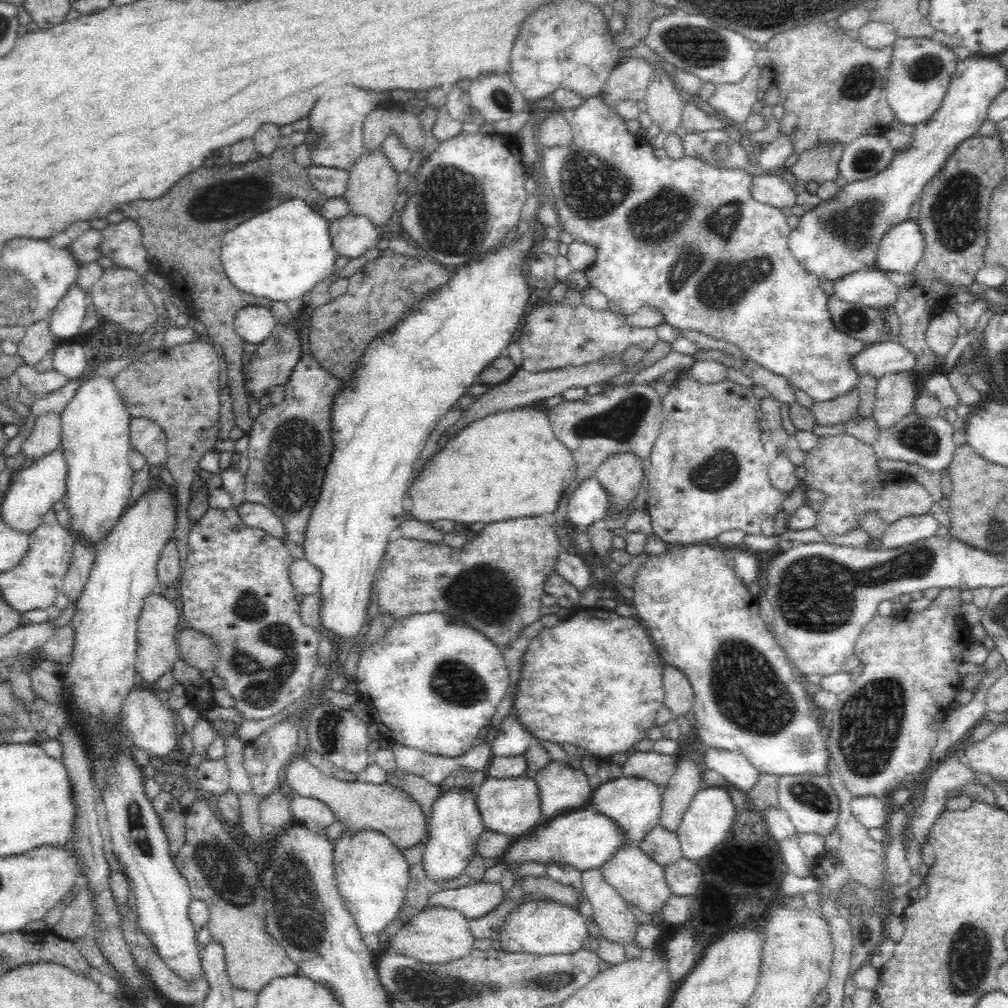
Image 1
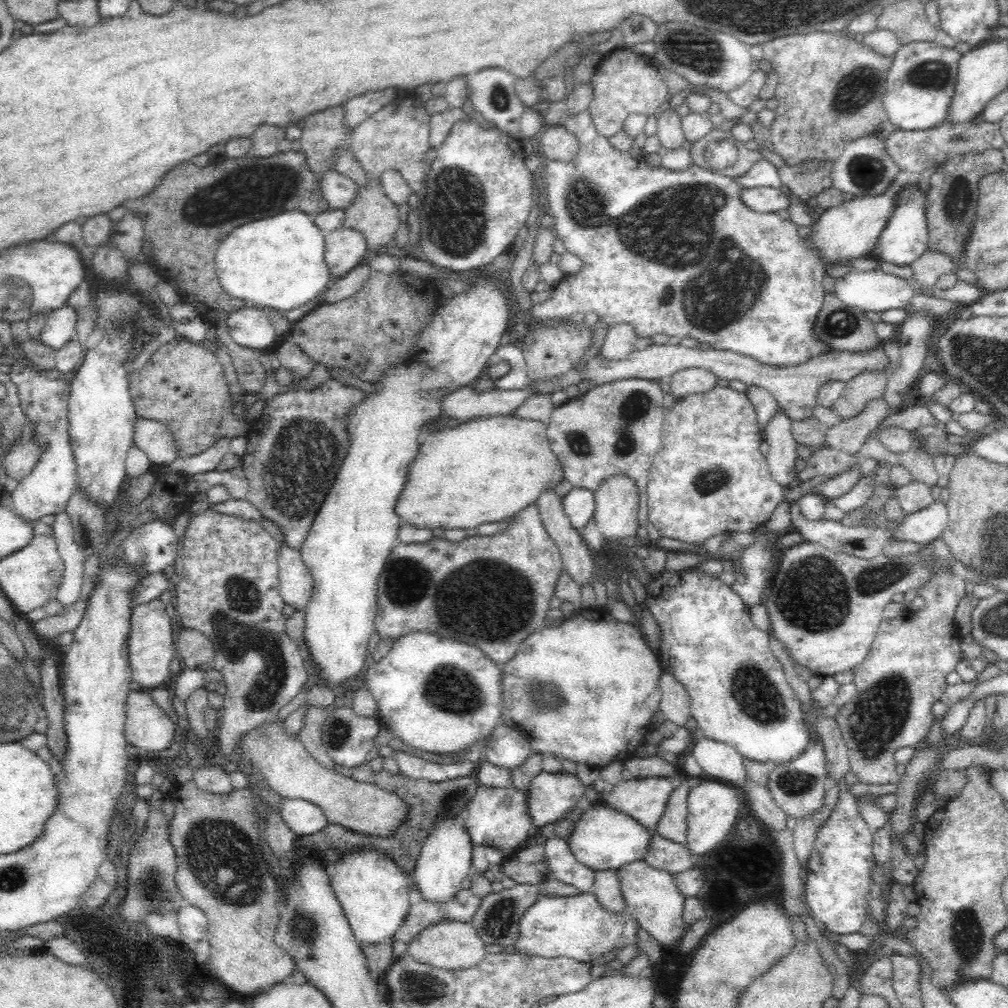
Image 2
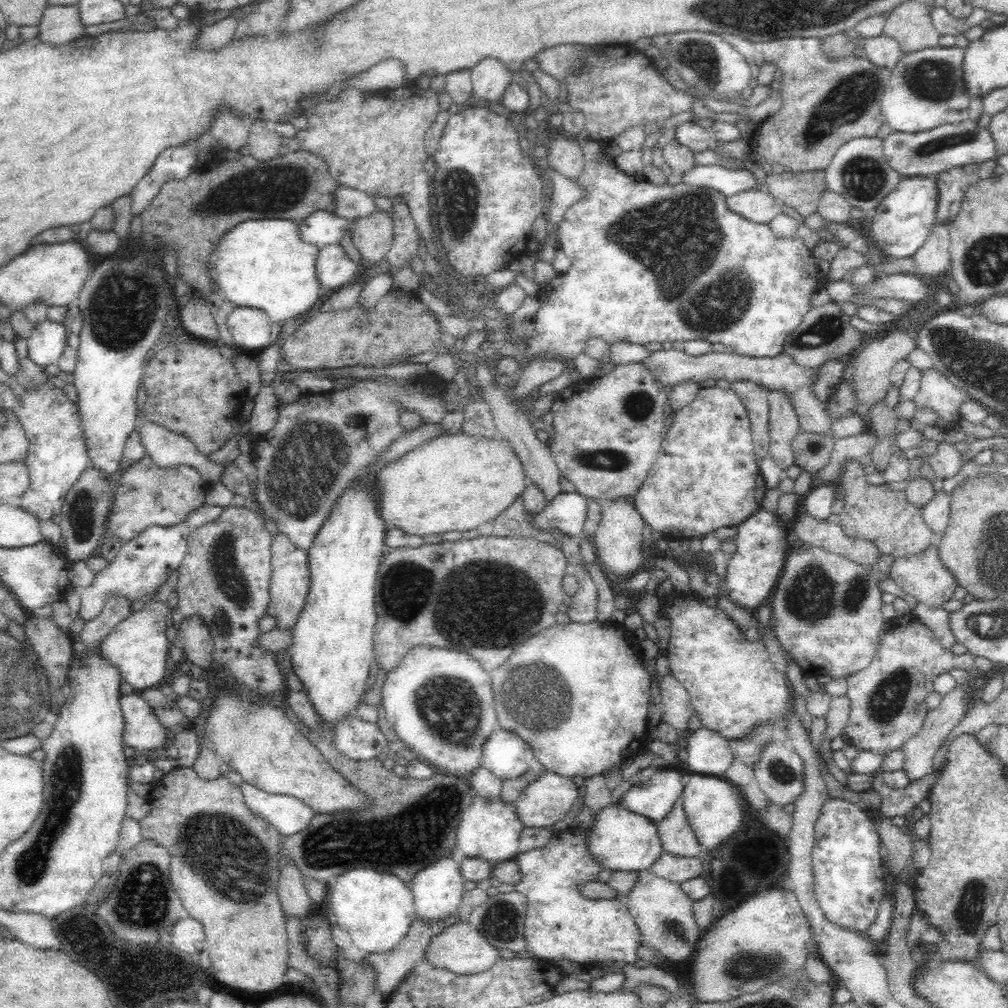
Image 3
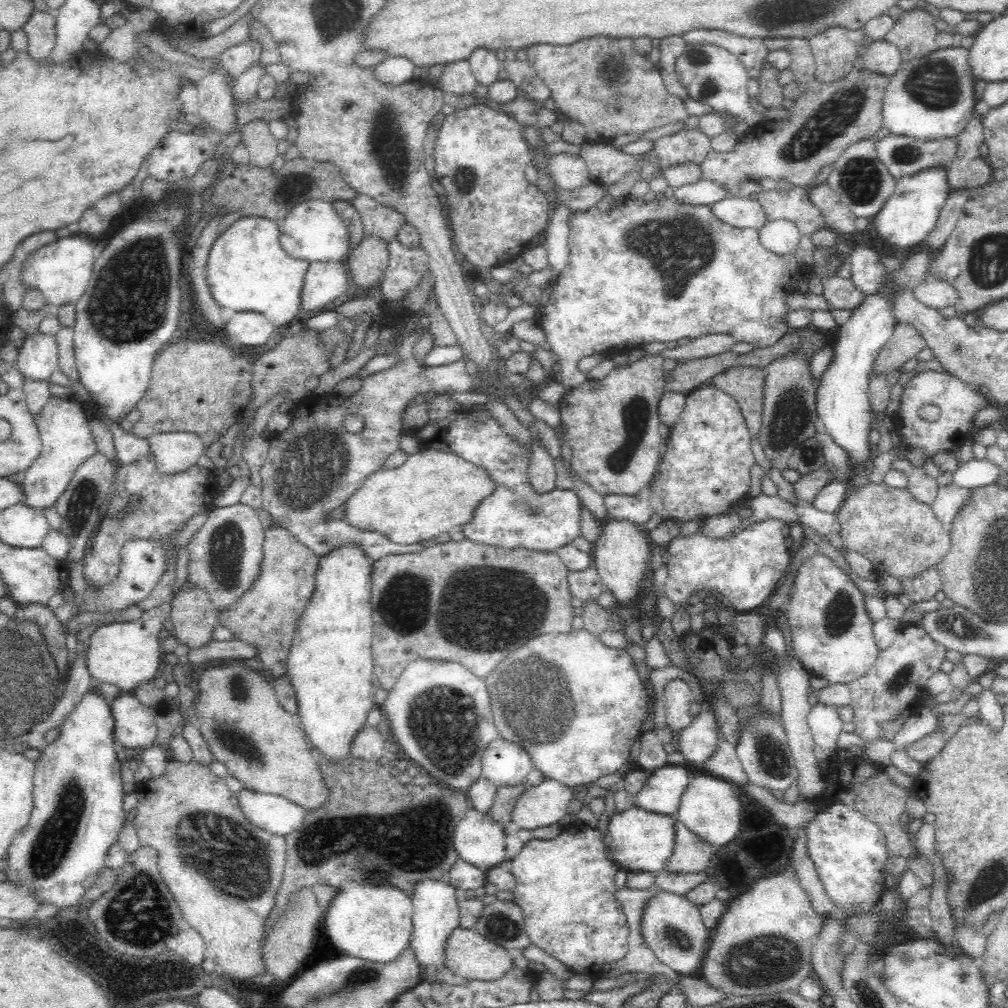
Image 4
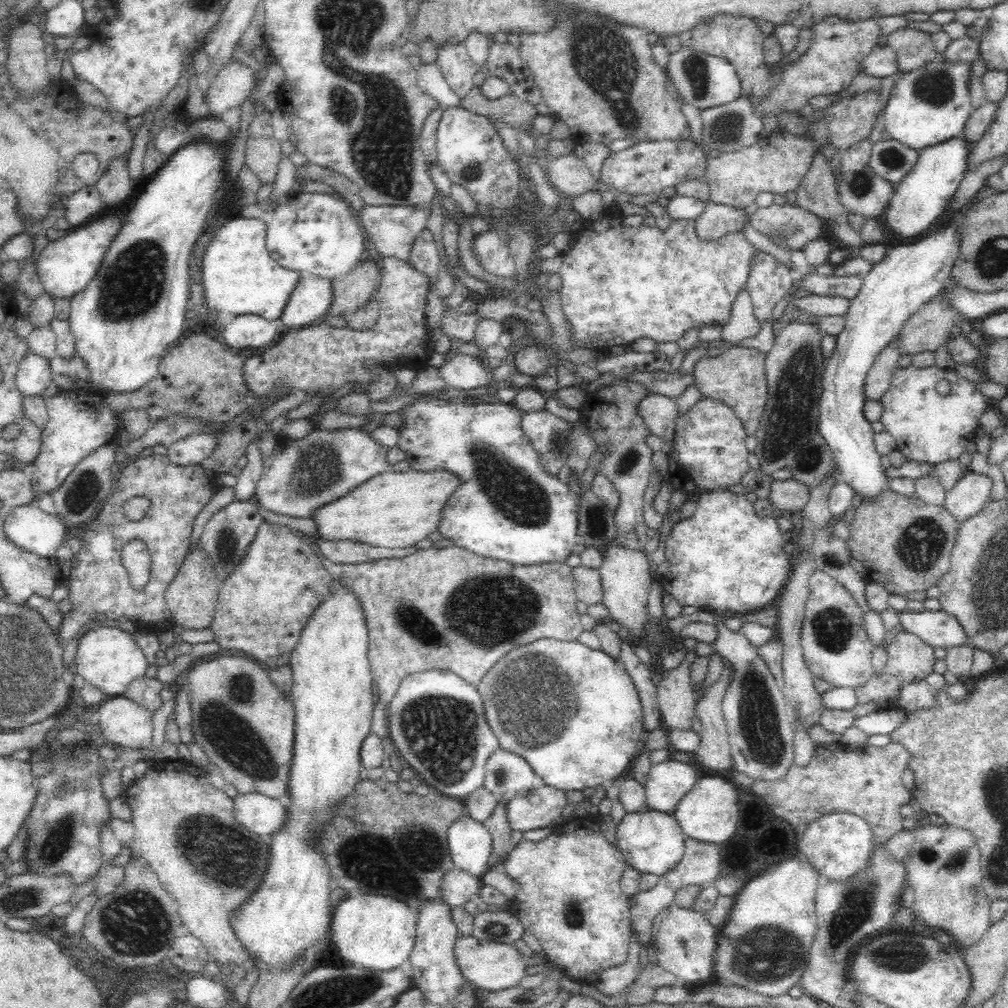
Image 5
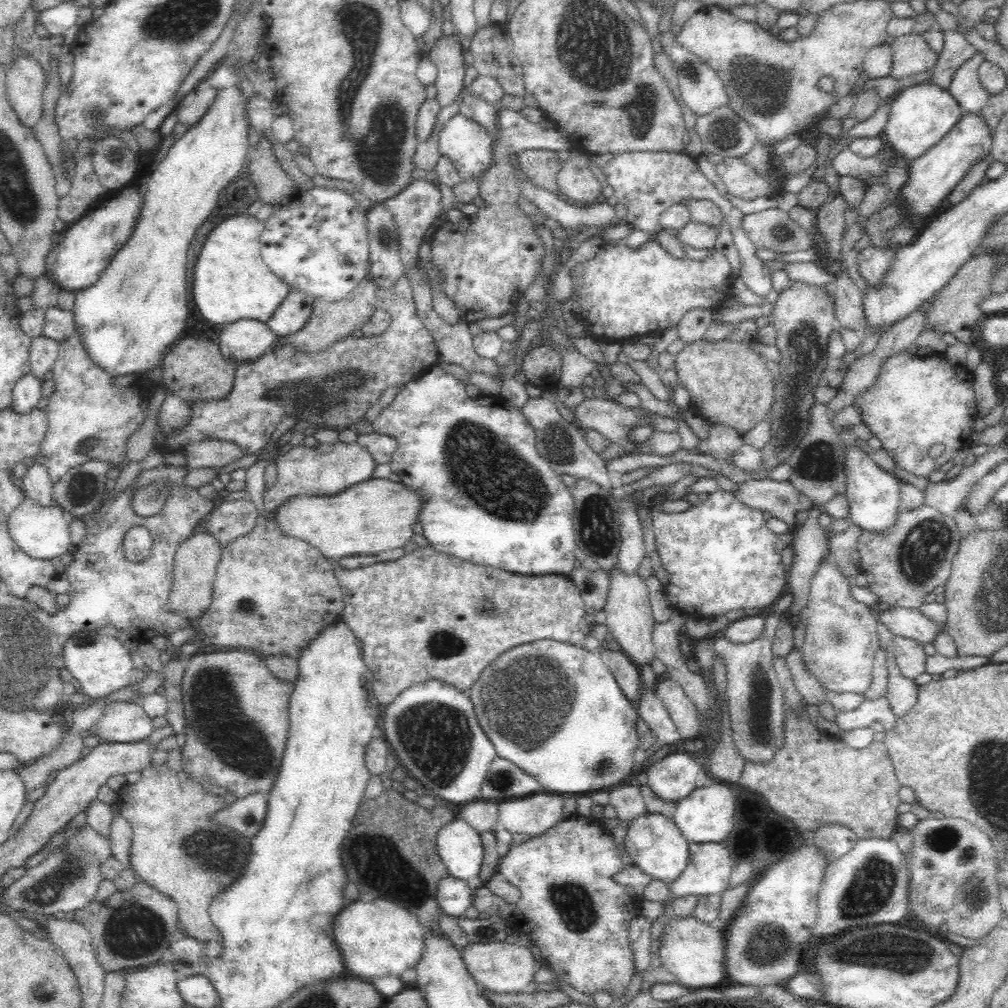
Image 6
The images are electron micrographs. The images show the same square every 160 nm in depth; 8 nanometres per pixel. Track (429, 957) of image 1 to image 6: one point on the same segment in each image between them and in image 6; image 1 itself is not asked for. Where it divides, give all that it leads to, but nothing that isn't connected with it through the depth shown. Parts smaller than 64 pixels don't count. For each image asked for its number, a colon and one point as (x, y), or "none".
2: (451, 944)
3: (459, 948)
4: (468, 954)
5: (490, 966)
6: (500, 967)

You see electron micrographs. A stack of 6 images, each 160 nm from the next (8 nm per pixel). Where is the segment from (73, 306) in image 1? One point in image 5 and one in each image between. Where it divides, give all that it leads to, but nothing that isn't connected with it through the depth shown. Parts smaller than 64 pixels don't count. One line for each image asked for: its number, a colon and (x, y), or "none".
2: (59, 328)
3: (45, 345)
4: (38, 356)
5: (34, 376)

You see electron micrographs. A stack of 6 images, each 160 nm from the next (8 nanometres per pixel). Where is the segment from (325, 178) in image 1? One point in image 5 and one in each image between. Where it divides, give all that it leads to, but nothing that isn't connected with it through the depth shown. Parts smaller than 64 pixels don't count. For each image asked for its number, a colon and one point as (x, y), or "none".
2: (339, 191)
3: (350, 204)
4: (380, 221)
5: (393, 229)

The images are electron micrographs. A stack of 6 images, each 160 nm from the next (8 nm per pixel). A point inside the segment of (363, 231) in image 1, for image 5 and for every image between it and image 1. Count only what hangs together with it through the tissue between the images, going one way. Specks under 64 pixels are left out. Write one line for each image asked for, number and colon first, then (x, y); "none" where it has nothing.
2: (344, 248)
3: (334, 268)
4: (324, 282)
5: (310, 299)

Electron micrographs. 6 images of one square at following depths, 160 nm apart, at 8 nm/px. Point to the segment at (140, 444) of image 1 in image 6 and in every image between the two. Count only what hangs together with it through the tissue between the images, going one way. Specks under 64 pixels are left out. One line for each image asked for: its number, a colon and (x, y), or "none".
2: (153, 438)
3: (168, 450)
4: (174, 452)
5: (194, 449)
6: (211, 453)

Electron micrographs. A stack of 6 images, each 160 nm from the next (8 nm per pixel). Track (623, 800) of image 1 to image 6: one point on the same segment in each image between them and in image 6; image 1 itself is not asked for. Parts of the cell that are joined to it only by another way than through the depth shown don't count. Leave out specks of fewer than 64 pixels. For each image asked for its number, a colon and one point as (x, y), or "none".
2: (645, 799)
3: (655, 798)
4: (664, 787)
5: (669, 781)
6: (673, 777)

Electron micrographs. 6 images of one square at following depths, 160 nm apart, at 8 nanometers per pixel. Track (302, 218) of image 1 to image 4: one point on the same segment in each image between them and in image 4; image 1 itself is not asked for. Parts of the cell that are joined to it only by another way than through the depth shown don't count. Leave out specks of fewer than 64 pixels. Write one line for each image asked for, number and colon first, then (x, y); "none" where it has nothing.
2: (278, 262)
3: (263, 264)
4: (247, 271)

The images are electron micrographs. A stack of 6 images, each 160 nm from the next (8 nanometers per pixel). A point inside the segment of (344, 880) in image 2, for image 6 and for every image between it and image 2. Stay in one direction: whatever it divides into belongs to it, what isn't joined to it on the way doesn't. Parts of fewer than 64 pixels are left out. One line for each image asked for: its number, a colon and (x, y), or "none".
3: (376, 909)
4: (374, 923)
5: (376, 932)
6: (380, 938)

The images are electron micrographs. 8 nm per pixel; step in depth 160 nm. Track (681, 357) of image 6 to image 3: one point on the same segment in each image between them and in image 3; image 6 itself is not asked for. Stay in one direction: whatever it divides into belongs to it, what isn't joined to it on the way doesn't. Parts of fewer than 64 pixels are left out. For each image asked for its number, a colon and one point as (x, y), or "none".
3: (754, 397)
4: (745, 384)
5: (737, 377)

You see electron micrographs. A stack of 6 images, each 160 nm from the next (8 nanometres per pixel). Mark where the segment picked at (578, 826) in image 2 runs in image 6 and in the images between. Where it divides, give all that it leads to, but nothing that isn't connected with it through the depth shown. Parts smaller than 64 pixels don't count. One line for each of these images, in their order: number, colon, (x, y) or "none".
3: (620, 839)
4: (638, 840)
5: (653, 842)
6: (656, 845)

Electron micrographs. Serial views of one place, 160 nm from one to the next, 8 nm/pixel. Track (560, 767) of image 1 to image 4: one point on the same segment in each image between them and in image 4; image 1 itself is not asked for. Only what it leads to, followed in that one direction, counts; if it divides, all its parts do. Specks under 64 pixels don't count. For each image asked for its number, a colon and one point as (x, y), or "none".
2: (550, 795)
3: (543, 802)
4: (544, 804)

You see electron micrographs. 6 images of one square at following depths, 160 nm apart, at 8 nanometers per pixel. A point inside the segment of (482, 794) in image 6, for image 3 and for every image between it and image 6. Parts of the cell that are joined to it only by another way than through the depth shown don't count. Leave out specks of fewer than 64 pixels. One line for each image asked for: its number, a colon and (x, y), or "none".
3: (507, 756)
4: (504, 763)
5: (506, 774)

